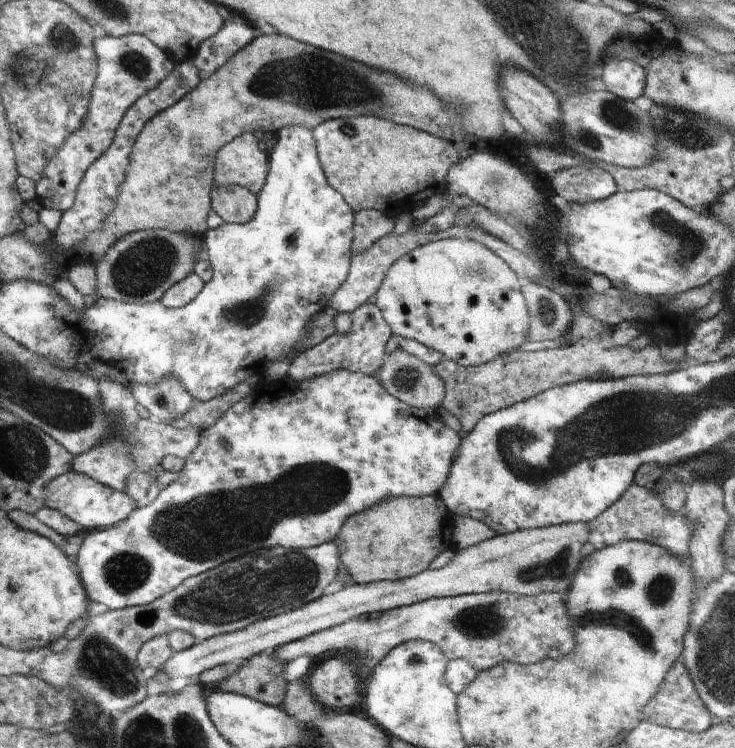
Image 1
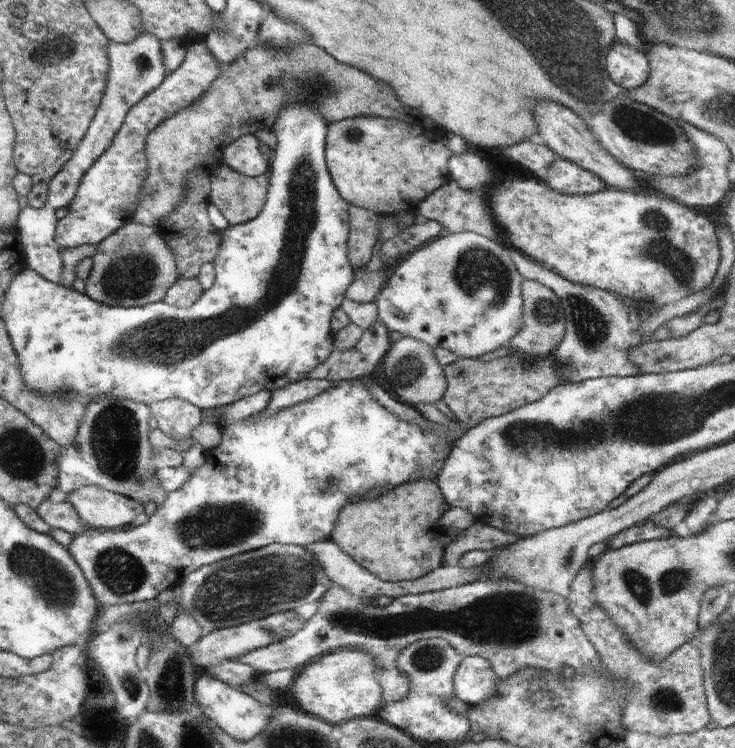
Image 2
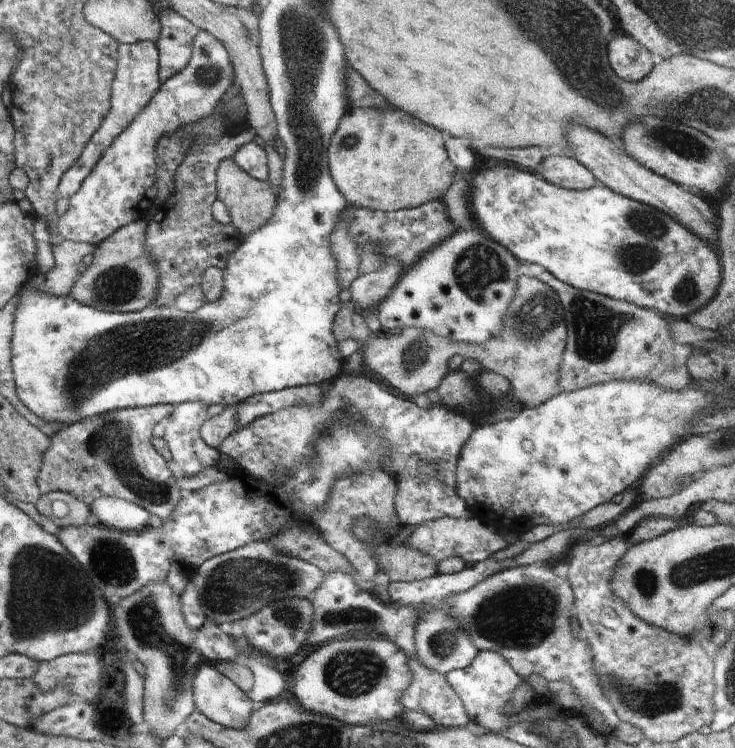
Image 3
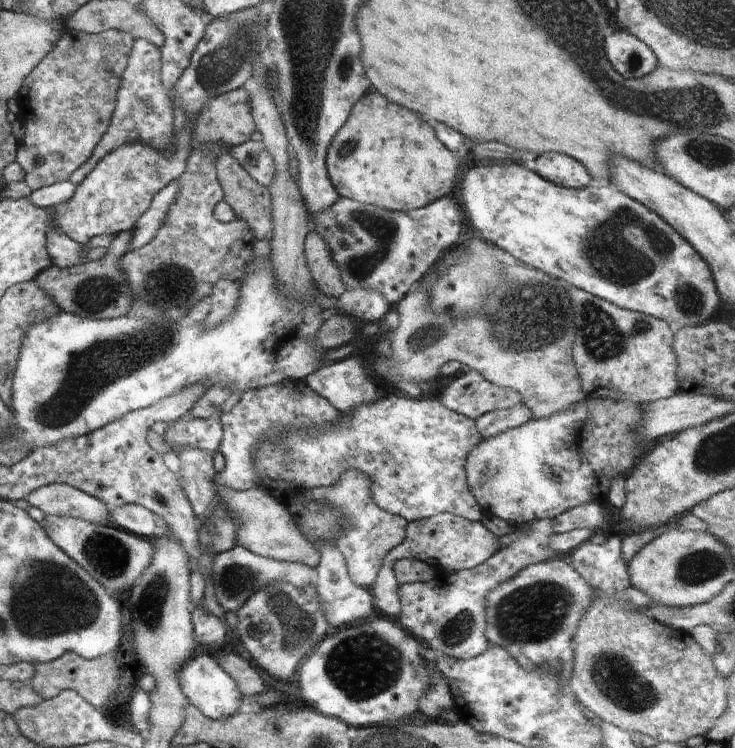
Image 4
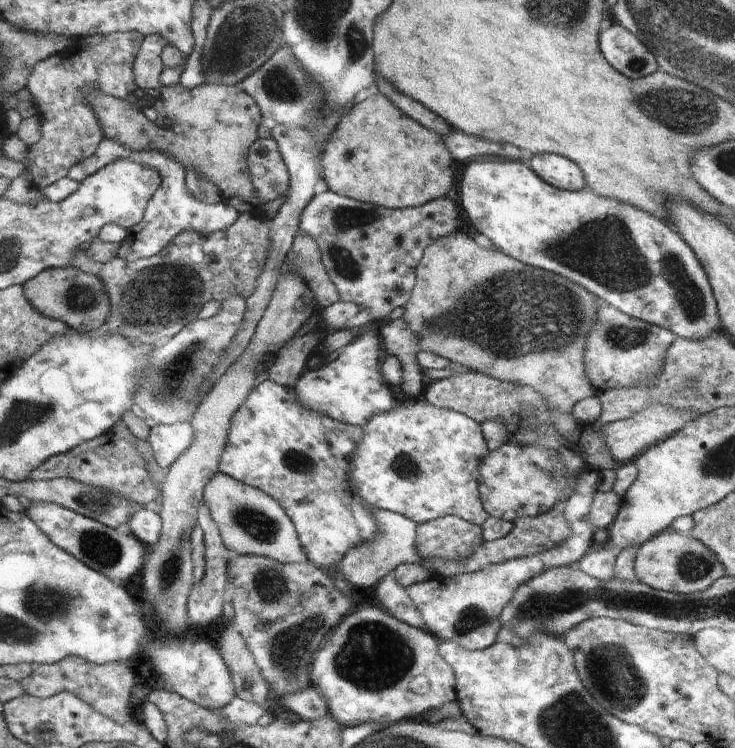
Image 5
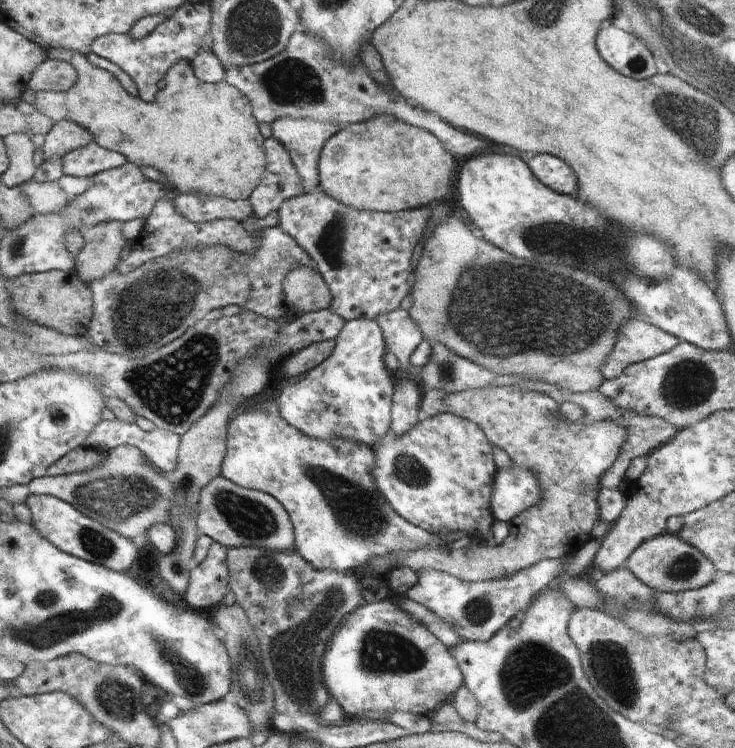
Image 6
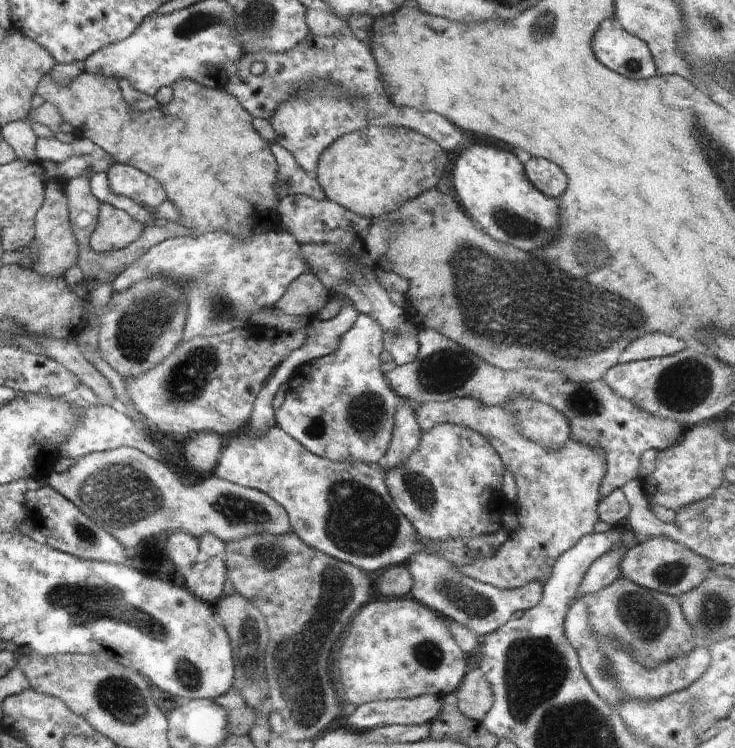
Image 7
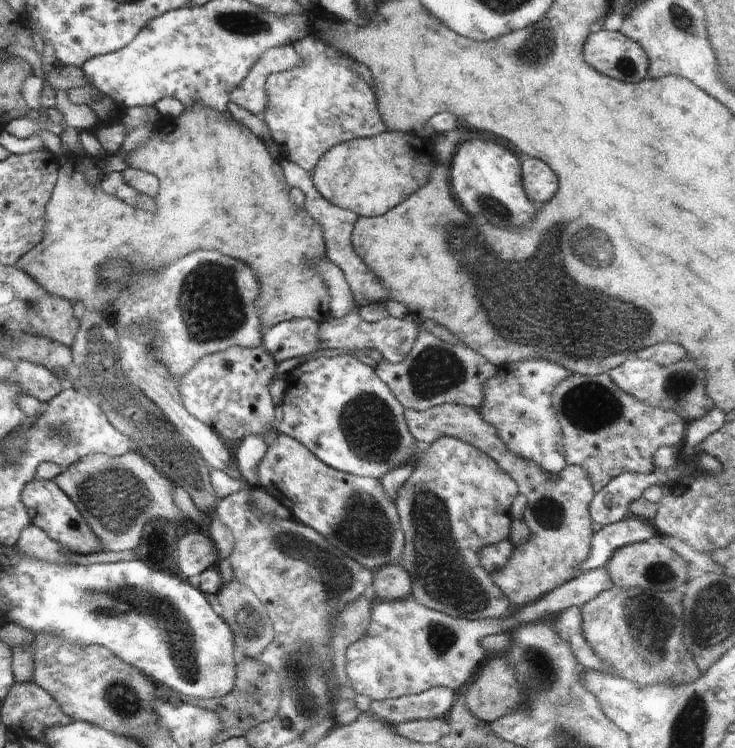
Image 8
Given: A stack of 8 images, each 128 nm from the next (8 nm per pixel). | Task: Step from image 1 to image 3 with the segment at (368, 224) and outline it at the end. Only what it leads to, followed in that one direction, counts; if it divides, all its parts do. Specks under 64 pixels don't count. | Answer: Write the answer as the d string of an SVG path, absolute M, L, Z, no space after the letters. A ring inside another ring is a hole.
M340 222L332 230L330 236L330 246L332 252L338 260L338 282L340 289L348 289L351 283L358 277L358 264L360 264L360 256L358 256L358 244L354 244L350 232L346 232L346 226Z

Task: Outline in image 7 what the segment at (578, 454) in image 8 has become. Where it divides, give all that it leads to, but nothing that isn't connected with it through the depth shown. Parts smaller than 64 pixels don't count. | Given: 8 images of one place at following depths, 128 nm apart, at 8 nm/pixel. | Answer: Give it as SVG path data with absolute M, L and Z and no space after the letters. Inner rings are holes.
M421 328L418 340L420 348L412 362L384 373L390 388L402 400L421 405L424 402L444 402L462 397L480 400L488 406L504 404L520 394L526 394L530 400L540 400L558 410L568 421L570 440L604 452L606 474L599 486L601 498L638 477L641 456L646 450L666 450L676 446L683 438L682 426L678 422L652 416L630 400L616 396L603 379L576 384L561 372L548 369L502 370L480 360L472 352L463 350L460 344L434 329Z

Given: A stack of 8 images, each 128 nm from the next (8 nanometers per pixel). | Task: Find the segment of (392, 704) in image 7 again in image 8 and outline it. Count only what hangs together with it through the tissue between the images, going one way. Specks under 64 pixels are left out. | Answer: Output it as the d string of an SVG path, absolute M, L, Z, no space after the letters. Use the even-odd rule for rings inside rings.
M436 686L415 695L395 699L372 701L370 712L376 720L384 720L390 726L410 720L445 718L455 701L454 691L446 686Z

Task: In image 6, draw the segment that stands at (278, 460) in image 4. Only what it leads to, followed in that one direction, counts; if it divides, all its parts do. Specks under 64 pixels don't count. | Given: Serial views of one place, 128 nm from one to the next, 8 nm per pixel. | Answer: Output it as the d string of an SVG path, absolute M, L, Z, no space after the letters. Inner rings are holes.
M444 413L418 422L402 436L396 436L396 432L390 429L380 444L374 446L373 454L376 460L372 466L372 476L376 490L384 496L388 506L410 524L436 534L455 530L467 532L475 539L492 533L490 528L494 518L490 512L490 498L497 466L493 446L482 428L471 420Z

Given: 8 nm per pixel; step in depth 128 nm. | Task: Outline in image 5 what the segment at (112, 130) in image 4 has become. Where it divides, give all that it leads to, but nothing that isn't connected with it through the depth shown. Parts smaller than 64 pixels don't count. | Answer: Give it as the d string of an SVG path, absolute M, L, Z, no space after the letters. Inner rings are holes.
M158 34L144 37L133 62L134 82L140 94L152 88L159 90L163 86L160 82L160 73L164 70L161 54L166 44L170 42ZM110 138L102 139L102 142L100 142L96 149L96 156L88 156L88 159L74 164L68 171L67 177L78 183L82 182L84 178L94 175L95 172L98 172L104 166L108 166L108 164L115 163L116 160L131 160L132 162L136 162L136 164L155 168L160 173L160 176L162 176L160 188L155 192L154 198L147 204L146 214L143 216L143 219L134 227L129 228L128 236L124 238L124 242L119 243L117 257L120 260L132 262L137 261L139 258L156 256L180 232L194 230L194 232L199 232L202 236L206 236L210 232L224 230L224 228L232 226L240 215L235 208L232 208L232 206L223 201L214 204L202 204L202 202L198 202L186 188L185 168L178 160L174 160L172 156L168 156L166 152L164 154L160 154L158 150L140 150L140 152L136 152L135 150L126 148L120 142L116 142L116 140L110 140Z

